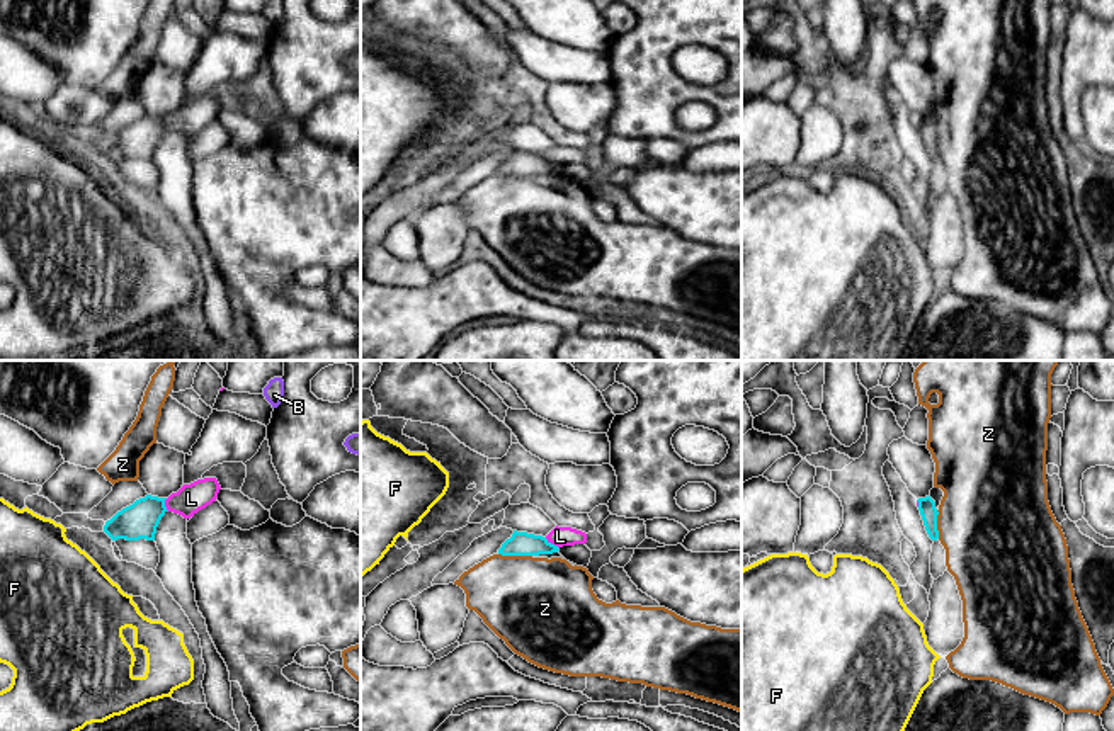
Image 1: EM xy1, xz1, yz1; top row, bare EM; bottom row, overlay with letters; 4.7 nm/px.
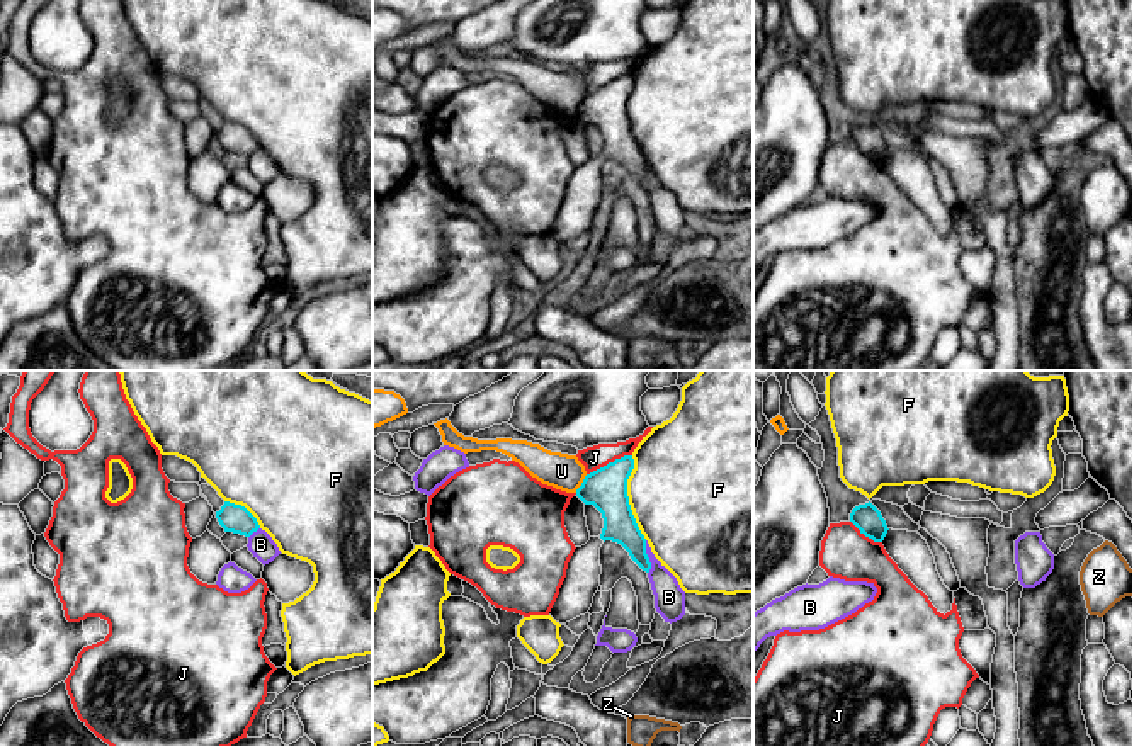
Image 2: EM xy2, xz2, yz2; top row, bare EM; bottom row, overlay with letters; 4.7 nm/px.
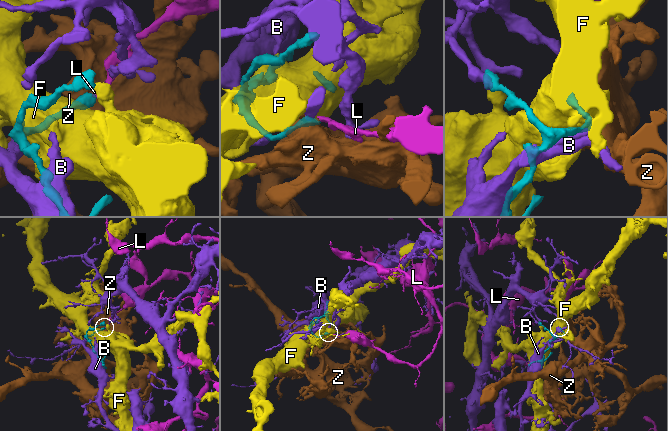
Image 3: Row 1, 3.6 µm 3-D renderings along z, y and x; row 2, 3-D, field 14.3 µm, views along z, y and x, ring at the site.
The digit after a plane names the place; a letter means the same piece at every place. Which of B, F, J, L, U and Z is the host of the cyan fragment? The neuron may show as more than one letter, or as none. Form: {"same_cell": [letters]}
{"same_cell": []}

